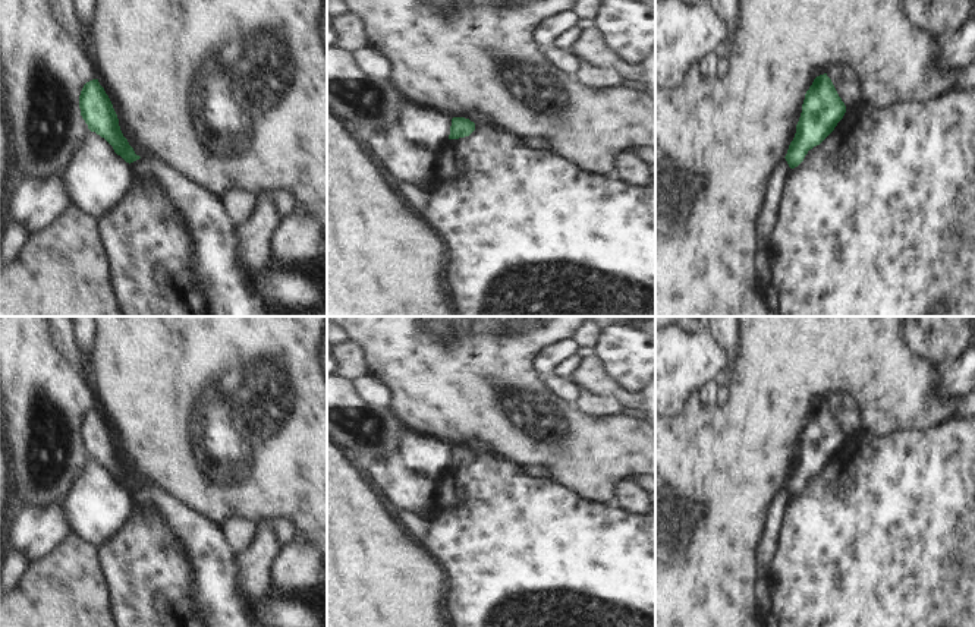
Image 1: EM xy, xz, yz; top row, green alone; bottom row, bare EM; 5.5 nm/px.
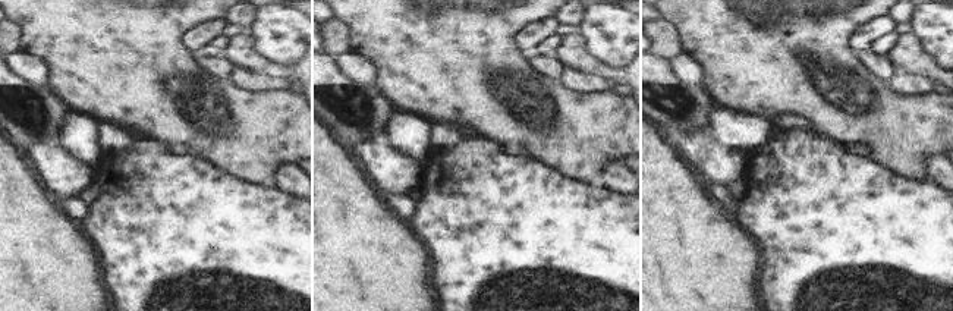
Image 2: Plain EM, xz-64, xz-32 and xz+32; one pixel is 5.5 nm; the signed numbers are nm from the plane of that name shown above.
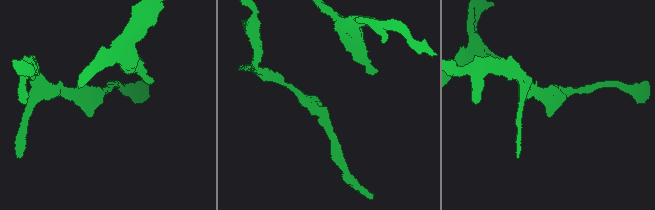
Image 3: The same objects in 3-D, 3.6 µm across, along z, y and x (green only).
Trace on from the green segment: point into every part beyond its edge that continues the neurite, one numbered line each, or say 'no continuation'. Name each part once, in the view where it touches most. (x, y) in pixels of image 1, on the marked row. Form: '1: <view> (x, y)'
no continuation

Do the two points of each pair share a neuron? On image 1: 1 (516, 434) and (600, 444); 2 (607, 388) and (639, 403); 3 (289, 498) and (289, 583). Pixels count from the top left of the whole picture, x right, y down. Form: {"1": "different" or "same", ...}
{"1": "same", "2": "same", "3": "different"}

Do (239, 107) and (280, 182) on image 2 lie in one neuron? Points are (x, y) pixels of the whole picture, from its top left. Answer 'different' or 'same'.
different

